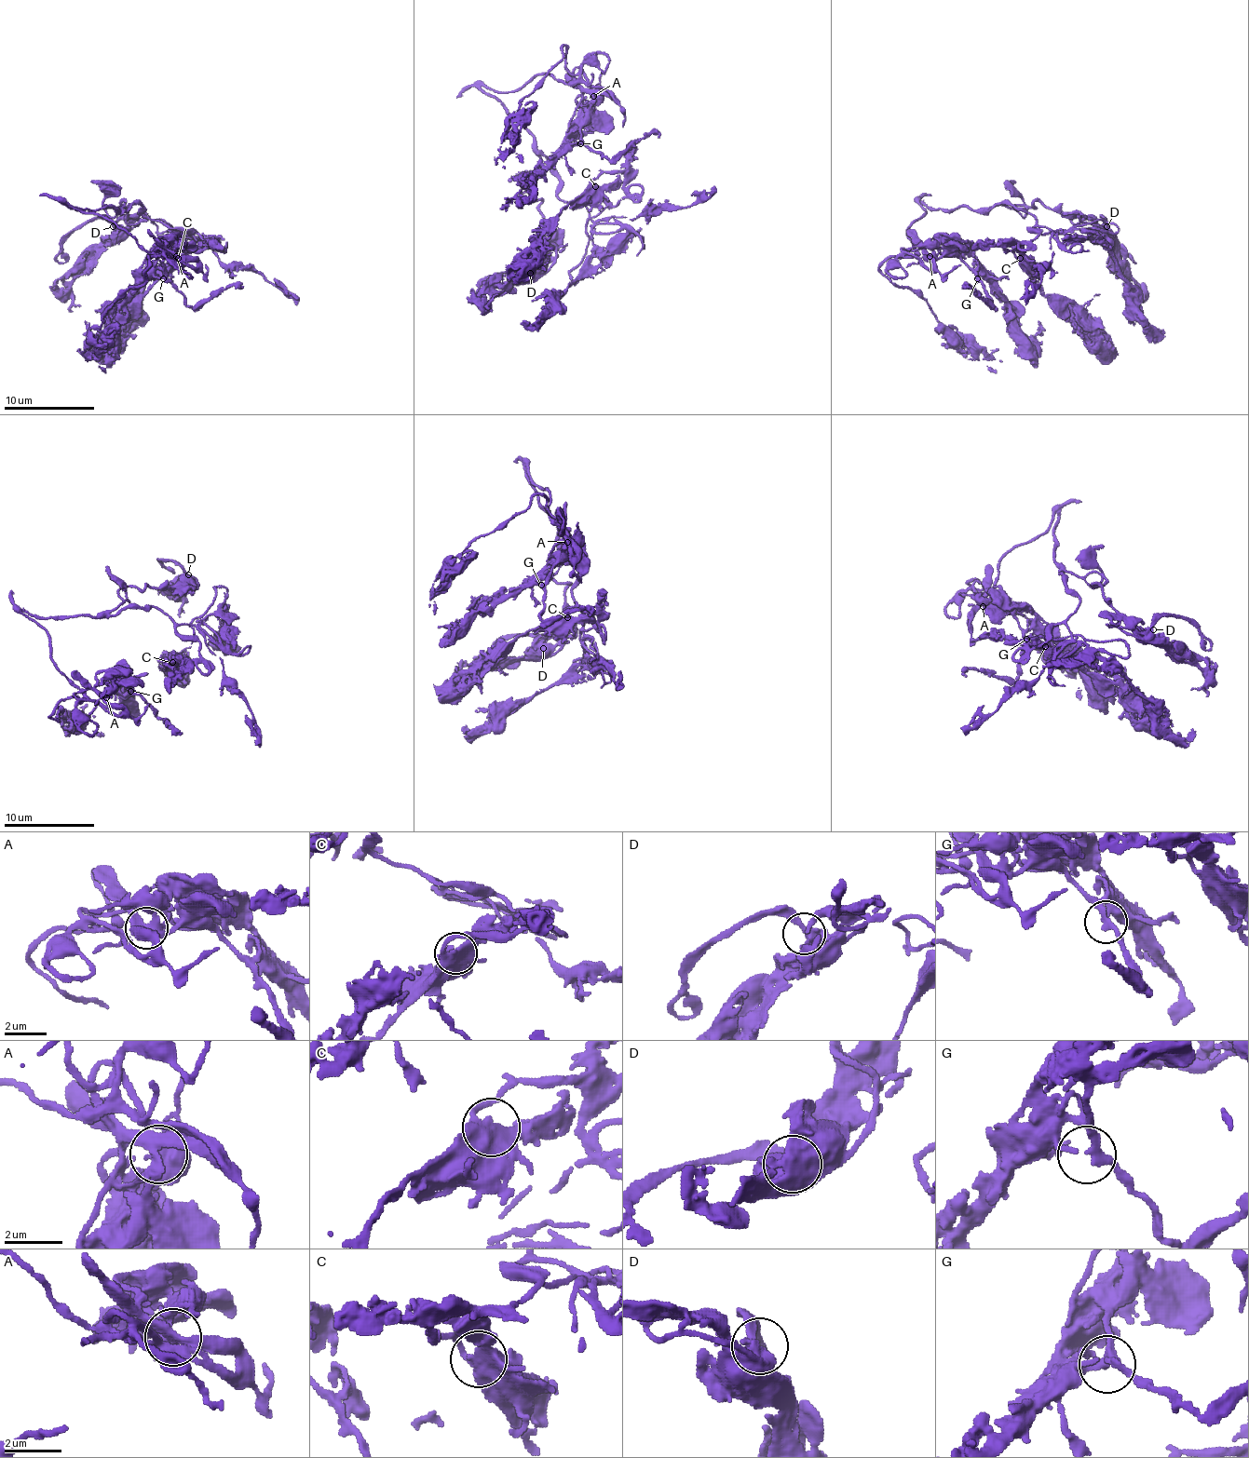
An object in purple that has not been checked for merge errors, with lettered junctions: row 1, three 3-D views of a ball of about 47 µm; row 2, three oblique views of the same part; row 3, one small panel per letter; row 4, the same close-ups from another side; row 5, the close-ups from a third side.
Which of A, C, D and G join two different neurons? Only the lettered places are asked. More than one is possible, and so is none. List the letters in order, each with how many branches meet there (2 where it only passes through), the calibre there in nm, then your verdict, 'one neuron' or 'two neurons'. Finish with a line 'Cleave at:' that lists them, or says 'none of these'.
A: 6 | 360 nm | one neuron
C: 3 | 440 nm | one neuron
D: 2 | 500 nm | one neuron
G: 3 | 220 nm | one neuron
Cleave at: none of these

